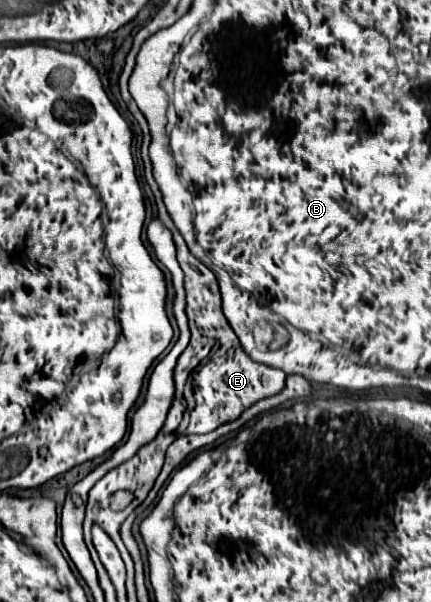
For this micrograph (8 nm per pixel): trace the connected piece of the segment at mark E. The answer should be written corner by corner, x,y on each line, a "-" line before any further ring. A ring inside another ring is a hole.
159,200
159,220
173,232
173,240
177,246
177,260
181,270
185,272
185,292
187,292
187,316
189,316
189,326
193,338
211,338
211,358
209,362
197,372
197,382
193,382
195,390
195,408
191,412
191,422
187,432
189,434
205,434
215,430
217,426
235,420
243,410
247,410
253,402
273,396
283,388
285,376
283,370
275,370
271,366
263,366
261,362
253,362
247,358
243,352
237,334
229,326
223,310
221,310
221,294
217,280
213,272
201,264
187,248
183,236
171,222
163,202
-
207,372
217,372
217,374
207,374

